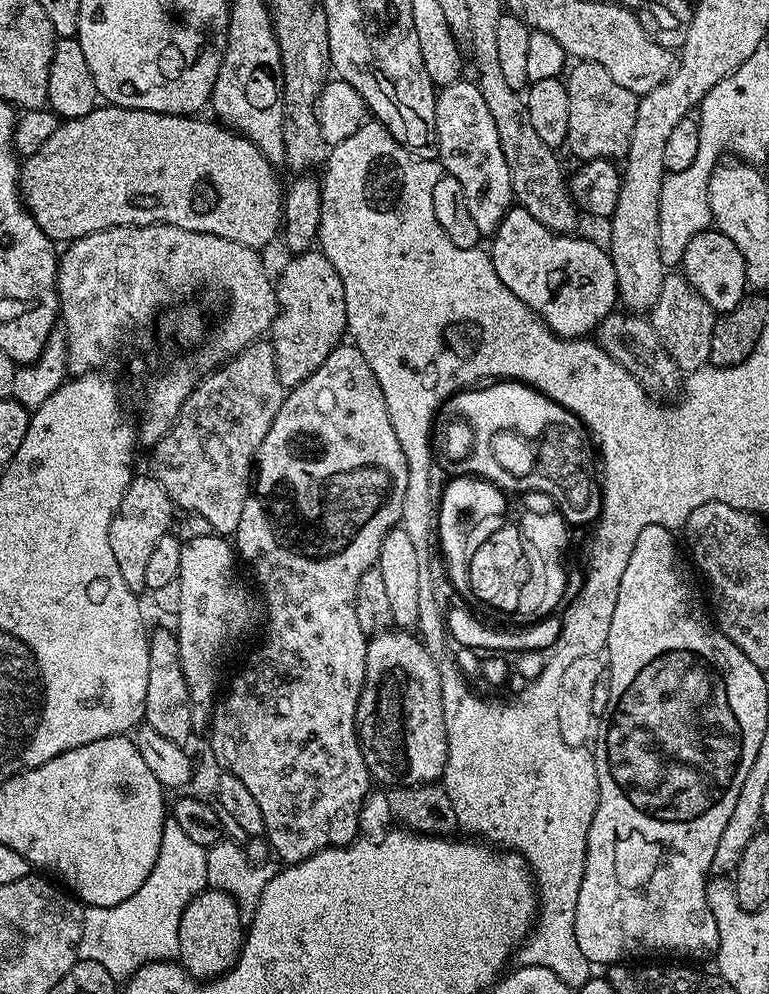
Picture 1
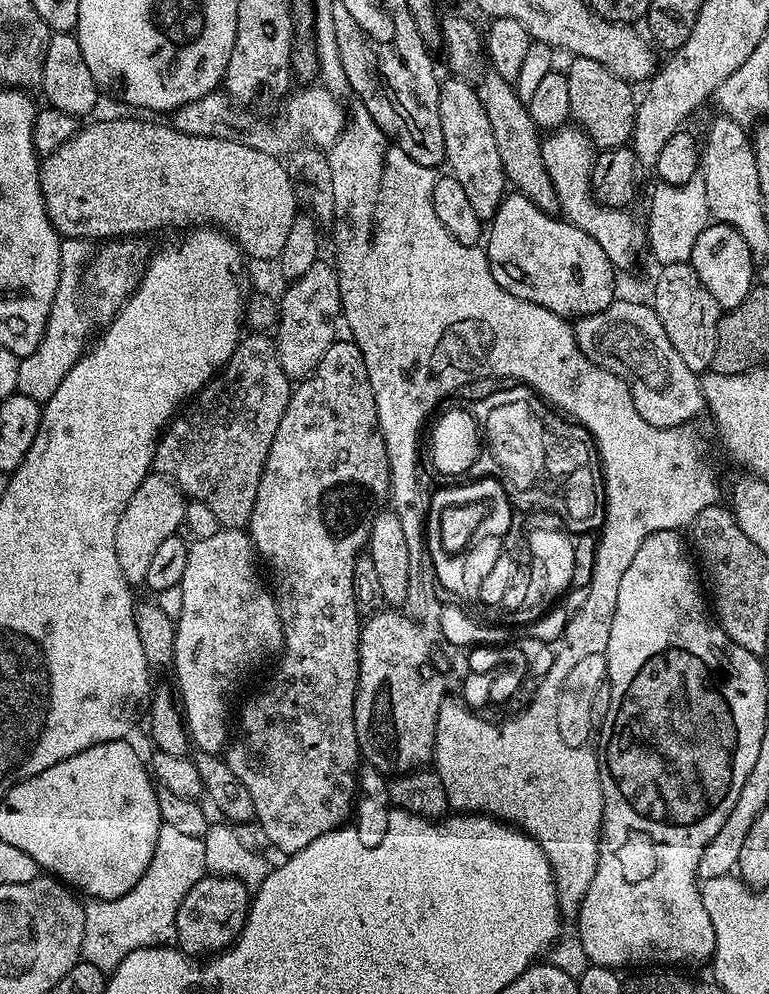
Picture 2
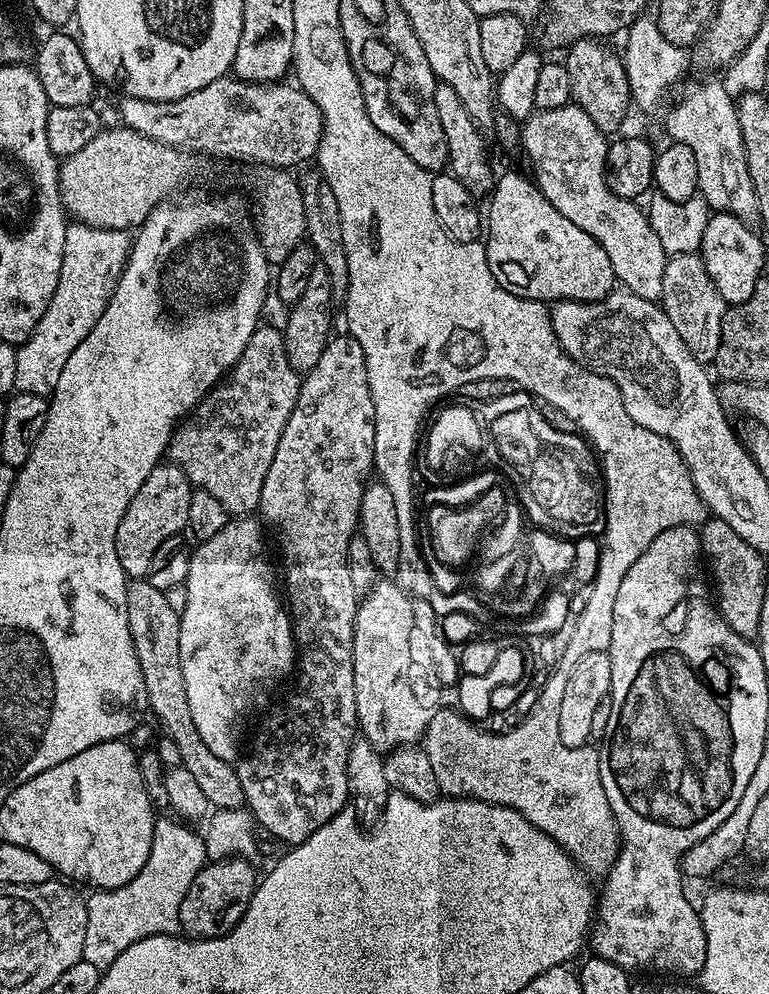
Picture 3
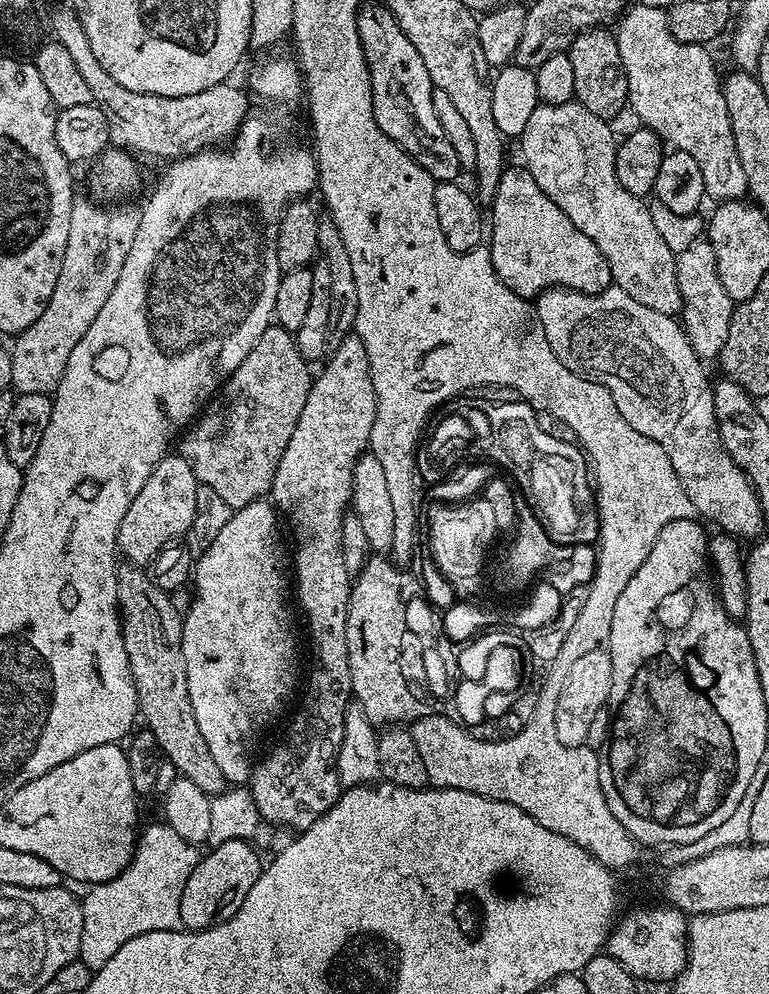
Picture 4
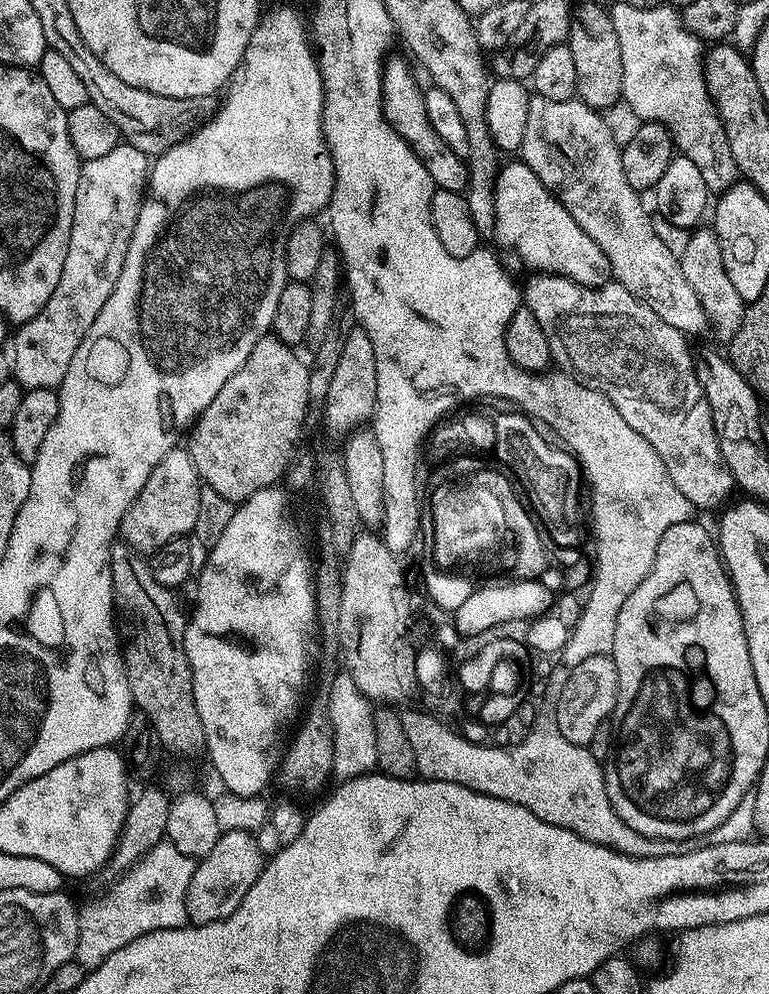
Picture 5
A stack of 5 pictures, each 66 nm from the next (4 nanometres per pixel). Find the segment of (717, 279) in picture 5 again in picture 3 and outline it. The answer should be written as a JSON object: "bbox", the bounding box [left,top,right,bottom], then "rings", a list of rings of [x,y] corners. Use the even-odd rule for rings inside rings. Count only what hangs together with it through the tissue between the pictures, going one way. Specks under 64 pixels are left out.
{"bbox":[660,253,726,365],"rings":[[[697,253],[669,256],[662,276],[660,300],[666,318],[674,322],[674,330],[678,330],[682,342],[686,342],[686,350],[690,350],[700,364],[711,365],[718,354],[718,342],[722,342],[722,318],[726,305]]]}

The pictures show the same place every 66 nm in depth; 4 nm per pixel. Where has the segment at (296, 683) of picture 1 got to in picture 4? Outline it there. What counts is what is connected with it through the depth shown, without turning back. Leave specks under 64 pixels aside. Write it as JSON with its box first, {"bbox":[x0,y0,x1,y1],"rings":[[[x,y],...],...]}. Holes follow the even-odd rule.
{"bbox":[250,334,376,830],"rings":[[[354,334],[342,338],[342,342],[331,349],[322,367],[324,369],[320,376],[318,372],[312,381],[310,394],[306,394],[306,406],[302,406],[298,426],[294,426],[294,434],[290,434],[286,450],[282,450],[278,470],[274,470],[270,493],[271,503],[277,513],[281,517],[288,516],[289,522],[296,527],[294,592],[296,588],[304,620],[308,623],[312,652],[320,659],[320,668],[314,669],[308,680],[308,697],[304,700],[304,708],[308,713],[300,712],[289,722],[288,733],[261,760],[259,757],[255,761],[250,777],[250,791],[260,811],[261,821],[293,830],[314,826],[314,822],[318,822],[318,818],[322,818],[322,814],[326,814],[326,810],[330,810],[330,806],[338,802],[342,791],[338,778],[338,750],[342,746],[344,719],[353,699],[350,662],[346,650],[346,614],[352,593],[352,580],[346,565],[342,563],[343,520],[352,503],[354,466],[369,447],[368,439],[376,417],[376,395],[370,374],[370,358],[366,354],[366,346],[362,346],[362,338]]]}

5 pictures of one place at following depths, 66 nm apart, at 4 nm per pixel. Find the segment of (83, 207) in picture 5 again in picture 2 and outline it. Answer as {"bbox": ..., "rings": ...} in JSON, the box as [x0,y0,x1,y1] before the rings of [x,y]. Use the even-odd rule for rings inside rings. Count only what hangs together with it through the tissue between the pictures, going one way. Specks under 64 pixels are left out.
{"bbox":[16,240,94,401],"rings":[[[86,240],[60,241],[60,277],[58,290],[54,294],[54,302],[50,306],[50,318],[46,322],[46,330],[42,334],[42,342],[34,354],[23,357],[18,366],[18,382],[16,391],[26,394],[26,398],[46,401],[62,386],[62,378],[70,374],[70,370],[80,360],[86,351],[84,338],[88,334],[88,316],[84,313],[82,296],[82,281],[84,270],[94,255],[94,248]]]}

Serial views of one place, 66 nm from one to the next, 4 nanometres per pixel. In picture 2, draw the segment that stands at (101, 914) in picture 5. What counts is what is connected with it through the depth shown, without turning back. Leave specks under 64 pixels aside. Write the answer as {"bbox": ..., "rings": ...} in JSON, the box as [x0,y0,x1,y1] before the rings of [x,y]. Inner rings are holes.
{"bbox":[81,823,205,974],"rings":[[[161,823],[154,858],[136,885],[113,900],[92,900],[84,904],[86,930],[82,938],[81,957],[108,974],[128,954],[139,948],[171,945],[176,938],[178,906],[182,906],[182,898],[190,894],[190,886],[194,886],[194,882],[205,874],[204,841],[189,838],[178,829]]]}

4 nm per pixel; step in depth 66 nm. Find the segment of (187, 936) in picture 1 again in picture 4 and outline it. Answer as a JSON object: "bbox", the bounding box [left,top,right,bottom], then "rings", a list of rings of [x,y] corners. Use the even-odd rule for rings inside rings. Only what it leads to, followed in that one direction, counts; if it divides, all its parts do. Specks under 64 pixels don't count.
{"bbox":[180,840,262,932],"rings":[[[231,840],[207,850],[209,852],[201,855],[198,866],[190,870],[190,878],[186,878],[186,890],[182,890],[180,922],[189,932],[201,932],[234,918],[234,914],[238,914],[238,906],[246,902],[250,886],[258,882],[262,871],[261,853],[249,841]]]}

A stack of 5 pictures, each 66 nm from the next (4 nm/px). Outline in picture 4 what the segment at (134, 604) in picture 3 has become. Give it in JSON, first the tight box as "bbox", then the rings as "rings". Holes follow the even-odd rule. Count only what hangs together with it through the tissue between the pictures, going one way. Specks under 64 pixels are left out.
{"bbox":[116,563,229,797],"rings":[[[125,563],[116,569],[118,611],[124,629],[124,645],[136,680],[136,703],[147,731],[158,738],[163,759],[173,763],[183,779],[214,797],[229,787],[221,768],[214,763],[206,741],[198,730],[194,706],[190,706],[190,686],[186,686],[186,658],[182,654],[182,613],[174,610],[169,593],[154,586],[143,567]]]}

